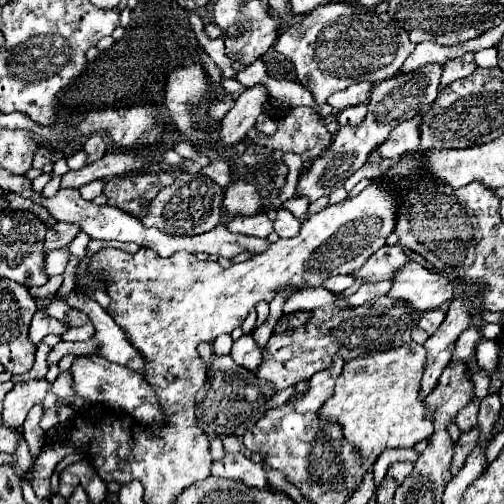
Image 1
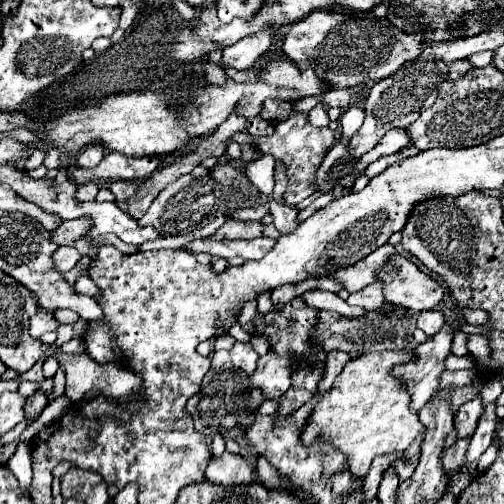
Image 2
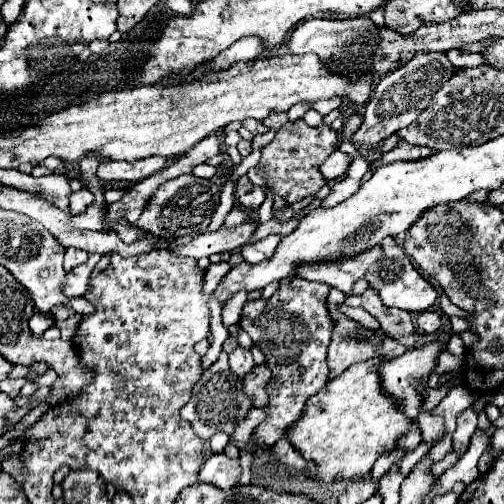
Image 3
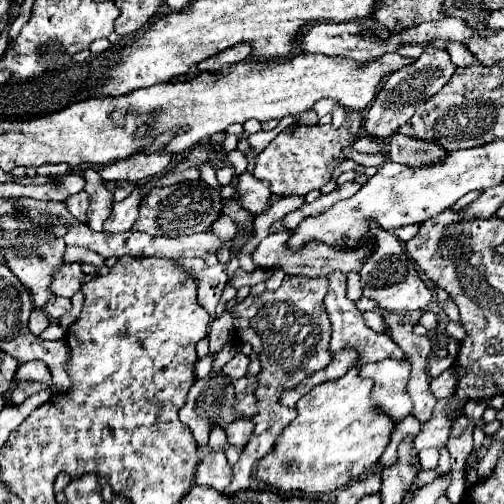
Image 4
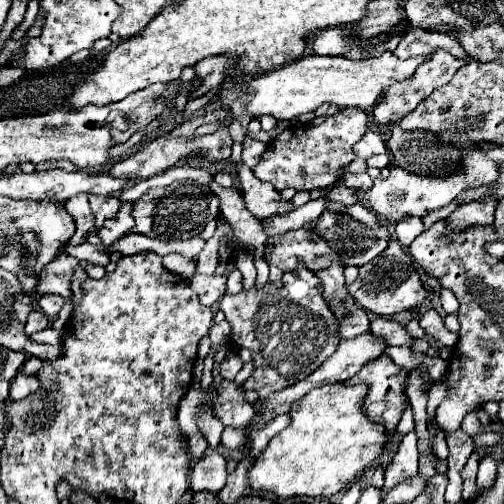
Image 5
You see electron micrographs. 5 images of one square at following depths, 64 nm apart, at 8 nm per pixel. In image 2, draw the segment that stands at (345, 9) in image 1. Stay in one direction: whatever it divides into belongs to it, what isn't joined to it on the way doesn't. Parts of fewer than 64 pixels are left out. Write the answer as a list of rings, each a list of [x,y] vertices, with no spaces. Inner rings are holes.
[[[312,12],[300,22],[292,24],[284,40],[284,54],[300,68],[308,68],[308,60],[318,62],[318,74],[328,80],[332,88],[350,88],[358,84],[378,82],[398,72],[408,60],[420,56],[426,44],[426,34],[410,36],[394,28],[388,20],[378,20],[370,12],[338,14],[338,12]]]

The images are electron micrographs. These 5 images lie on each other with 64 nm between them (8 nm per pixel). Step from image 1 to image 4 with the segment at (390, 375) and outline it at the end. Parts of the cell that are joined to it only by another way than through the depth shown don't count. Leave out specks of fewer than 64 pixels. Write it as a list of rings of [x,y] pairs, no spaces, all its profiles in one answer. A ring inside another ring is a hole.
[[[352,368],[344,378],[316,386],[310,394],[296,402],[296,418],[278,436],[272,452],[260,458],[256,466],[256,480],[280,492],[310,492],[330,494],[352,480],[358,480],[384,454],[394,422],[370,404],[372,380],[358,376]]]

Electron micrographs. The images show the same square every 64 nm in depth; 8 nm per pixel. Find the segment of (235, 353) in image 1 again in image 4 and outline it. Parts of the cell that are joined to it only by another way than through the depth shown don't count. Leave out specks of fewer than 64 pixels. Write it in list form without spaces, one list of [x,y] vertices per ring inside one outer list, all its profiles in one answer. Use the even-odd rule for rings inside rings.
[[[238,352],[226,366],[224,366],[224,376],[228,376],[228,378],[242,378],[244,374],[246,374],[246,370],[248,370],[248,364],[250,364],[250,358],[248,356],[244,356],[242,352]]]

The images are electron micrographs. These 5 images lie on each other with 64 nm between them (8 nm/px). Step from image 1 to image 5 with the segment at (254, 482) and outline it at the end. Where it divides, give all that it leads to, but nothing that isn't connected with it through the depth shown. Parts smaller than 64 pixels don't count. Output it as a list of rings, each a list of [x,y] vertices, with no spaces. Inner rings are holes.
[[[212,452],[204,458],[200,458],[192,466],[190,474],[190,490],[196,492],[212,492],[218,494],[220,488],[226,484],[226,460],[220,452]]]

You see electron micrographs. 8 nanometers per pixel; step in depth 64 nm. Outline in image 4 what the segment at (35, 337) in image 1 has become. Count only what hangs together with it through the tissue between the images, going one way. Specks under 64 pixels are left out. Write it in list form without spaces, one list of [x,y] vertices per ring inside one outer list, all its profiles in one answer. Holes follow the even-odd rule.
[[[32,310],[30,322],[28,322],[28,328],[32,334],[40,334],[44,328],[48,328],[48,324],[50,324],[50,318],[44,314],[44,310]]]

